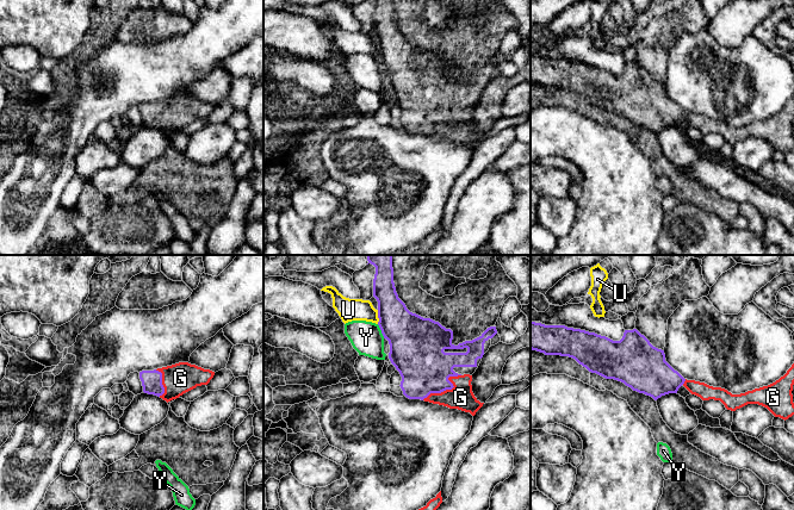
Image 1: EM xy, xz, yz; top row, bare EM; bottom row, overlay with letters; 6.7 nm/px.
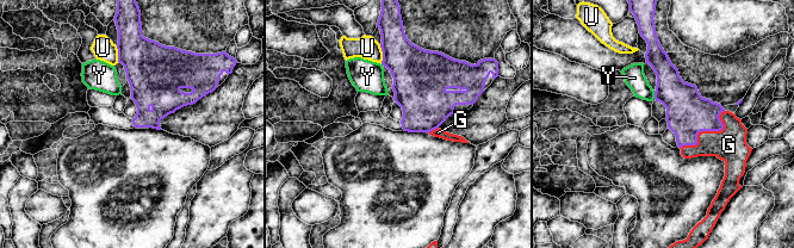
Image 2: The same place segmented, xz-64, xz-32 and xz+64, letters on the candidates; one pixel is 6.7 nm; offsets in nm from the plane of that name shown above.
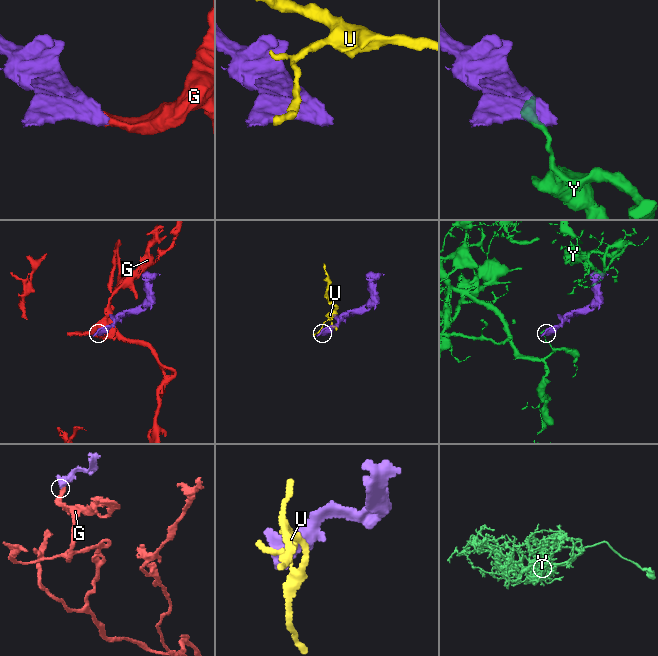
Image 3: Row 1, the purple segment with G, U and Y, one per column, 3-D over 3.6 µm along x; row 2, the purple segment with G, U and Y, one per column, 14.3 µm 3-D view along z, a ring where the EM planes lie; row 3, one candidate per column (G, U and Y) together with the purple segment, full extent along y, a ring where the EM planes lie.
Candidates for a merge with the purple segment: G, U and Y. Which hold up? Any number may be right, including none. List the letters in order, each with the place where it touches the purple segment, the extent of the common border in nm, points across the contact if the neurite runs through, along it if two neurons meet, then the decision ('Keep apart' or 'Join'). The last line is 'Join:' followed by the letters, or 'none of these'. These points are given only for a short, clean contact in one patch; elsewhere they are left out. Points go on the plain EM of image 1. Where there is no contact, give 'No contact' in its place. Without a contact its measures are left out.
G: Touches purple at xz (447, 122). Shared border 320 nm. Path across: xz (425, 100), (447, 122), (453, 123), (460, 130). Join
U: Touches purple at xz (378, 50). Shared border 100 nm. Boundary: xz (377, 43), (378, 56). Keep apart
Y: Touches purple at xz (382, 64). Shared border 110 nm. Keep apart
Join: G

